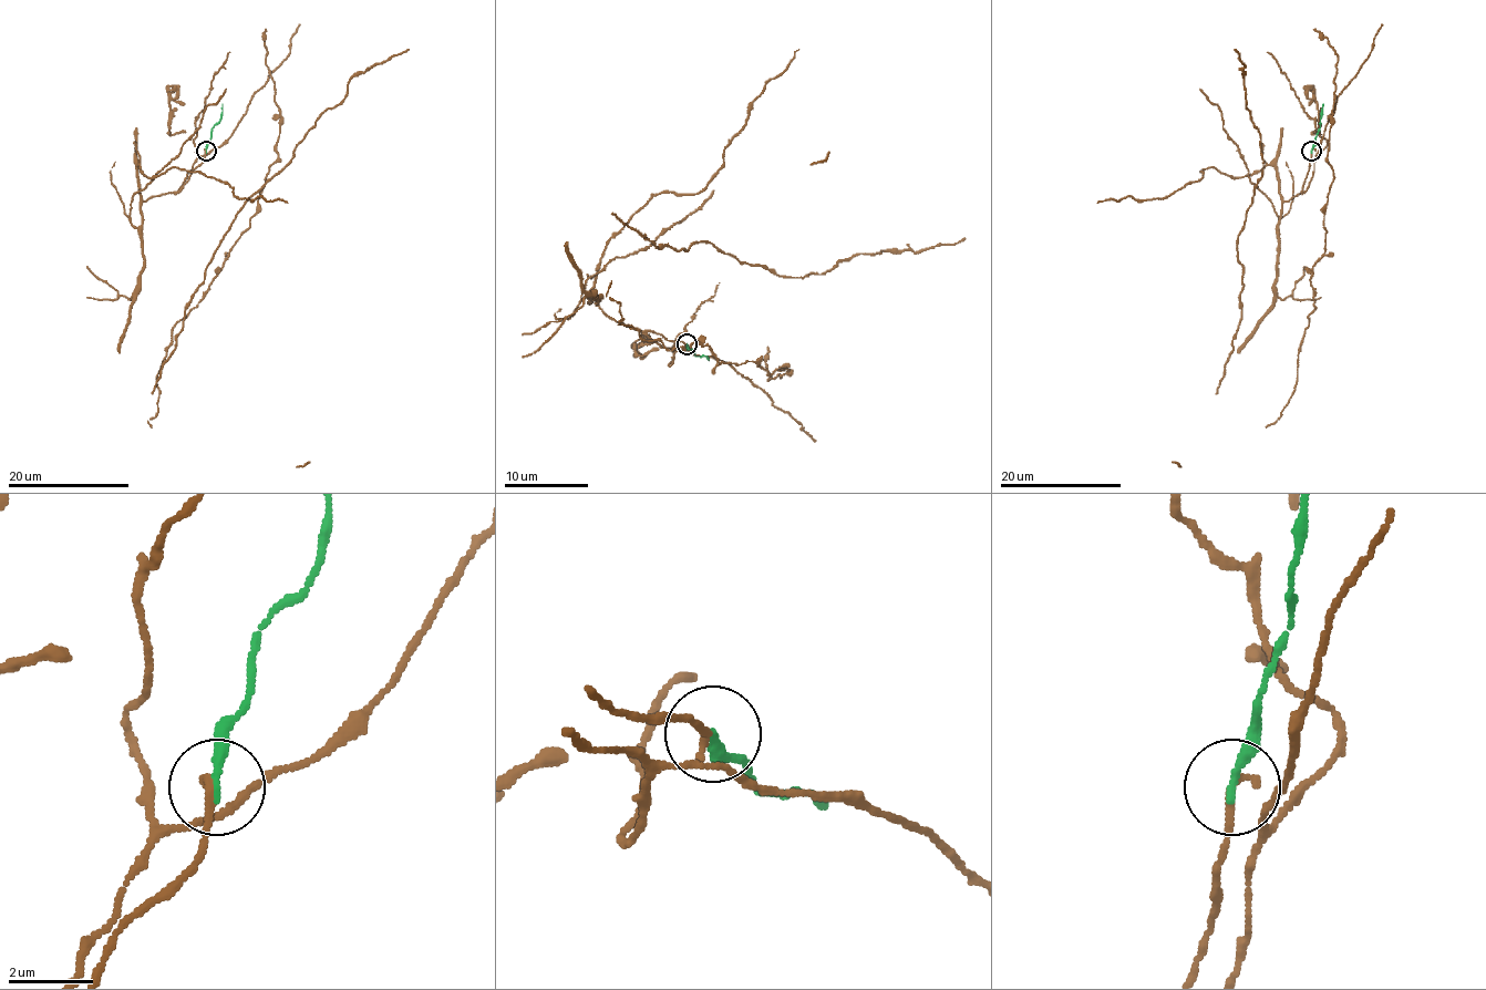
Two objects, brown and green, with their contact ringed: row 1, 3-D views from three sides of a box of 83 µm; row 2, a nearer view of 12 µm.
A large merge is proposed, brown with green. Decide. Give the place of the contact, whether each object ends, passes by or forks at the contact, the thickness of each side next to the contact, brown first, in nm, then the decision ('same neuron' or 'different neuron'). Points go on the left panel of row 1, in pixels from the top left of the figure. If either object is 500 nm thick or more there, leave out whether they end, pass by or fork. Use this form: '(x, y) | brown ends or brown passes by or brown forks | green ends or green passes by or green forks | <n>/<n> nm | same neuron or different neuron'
(206, 151) | brown passes by | green ends | 150/200 nm | same neuron

